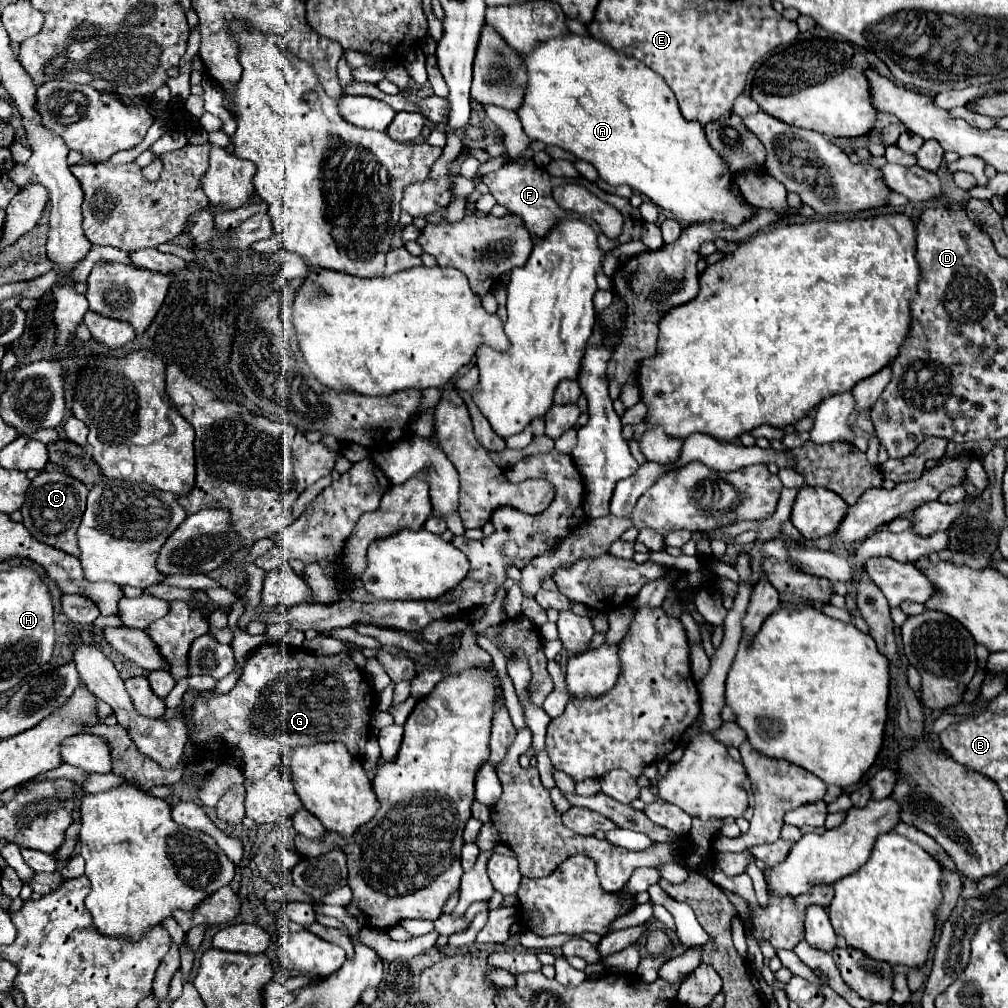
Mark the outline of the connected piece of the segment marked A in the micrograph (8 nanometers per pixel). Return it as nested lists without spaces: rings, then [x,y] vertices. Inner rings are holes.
[[[570,34],[562,36],[562,40],[538,44],[524,62],[528,66],[530,82],[518,116],[524,132],[532,140],[572,152],[578,160],[590,162],[610,186],[628,184],[634,192],[648,196],[658,208],[670,210],[686,224],[724,222],[736,228],[756,214],[754,206],[732,192],[732,172],[722,156],[708,144],[702,124],[684,120],[674,92],[640,60],[616,52],[596,38]]]

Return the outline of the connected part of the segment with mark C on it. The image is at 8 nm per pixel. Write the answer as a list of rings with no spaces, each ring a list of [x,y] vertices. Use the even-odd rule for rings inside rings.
[[[58,470],[42,472],[40,476],[36,476],[32,480],[32,484],[26,492],[26,504],[20,510],[24,516],[24,526],[40,542],[50,544],[66,554],[80,556],[76,530],[78,530],[82,514],[86,510],[86,496],[88,496],[88,488],[80,480],[76,480],[64,472],[58,472]]]

